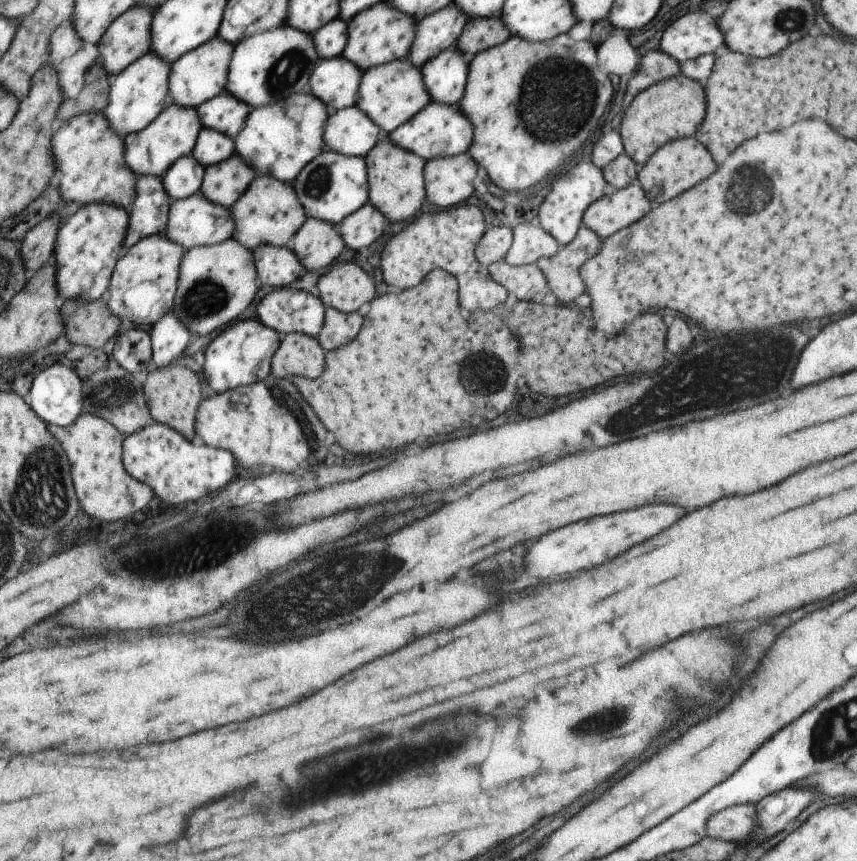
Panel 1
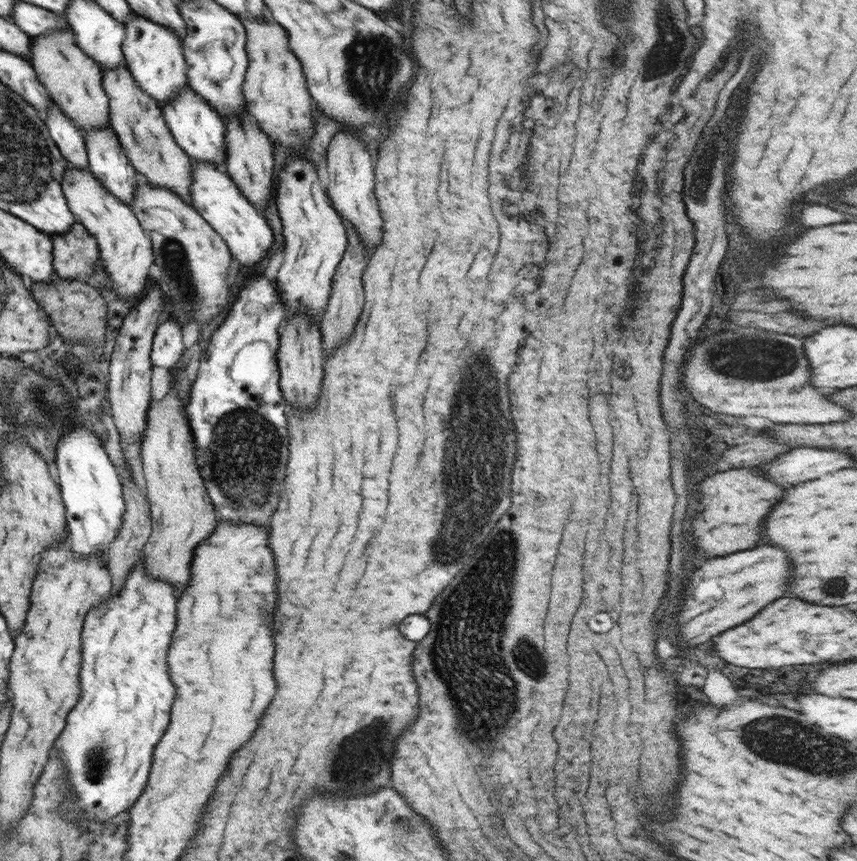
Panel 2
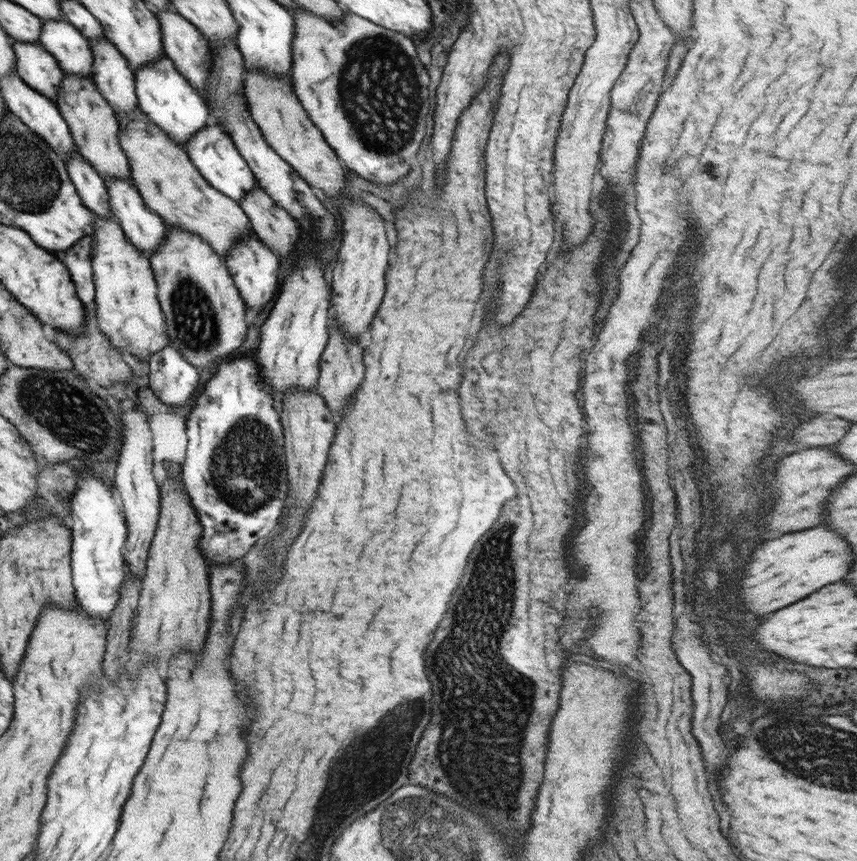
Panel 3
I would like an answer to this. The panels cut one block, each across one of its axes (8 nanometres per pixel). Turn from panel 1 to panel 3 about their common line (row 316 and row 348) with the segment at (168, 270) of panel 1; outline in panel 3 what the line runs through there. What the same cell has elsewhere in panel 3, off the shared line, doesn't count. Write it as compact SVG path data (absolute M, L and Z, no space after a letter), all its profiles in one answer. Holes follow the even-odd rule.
M94 215L95 232L91 234L93 238L93 279L95 282L95 307L99 329L112 341L112 344L120 351L126 350L138 360L149 360L154 354L159 353L165 346L171 344L168 337L164 334L164 317L163 310L160 310L158 304L159 294L156 294L155 274L152 274L148 258L142 256L142 251L132 242L125 234L125 230L116 218Z

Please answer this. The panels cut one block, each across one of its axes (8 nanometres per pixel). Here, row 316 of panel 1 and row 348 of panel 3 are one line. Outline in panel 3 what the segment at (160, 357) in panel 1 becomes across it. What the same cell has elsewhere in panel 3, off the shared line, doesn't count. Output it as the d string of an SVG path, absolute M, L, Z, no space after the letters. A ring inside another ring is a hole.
M171 344L149 358L149 386L157 402L168 408L186 406L198 388L200 372Z

